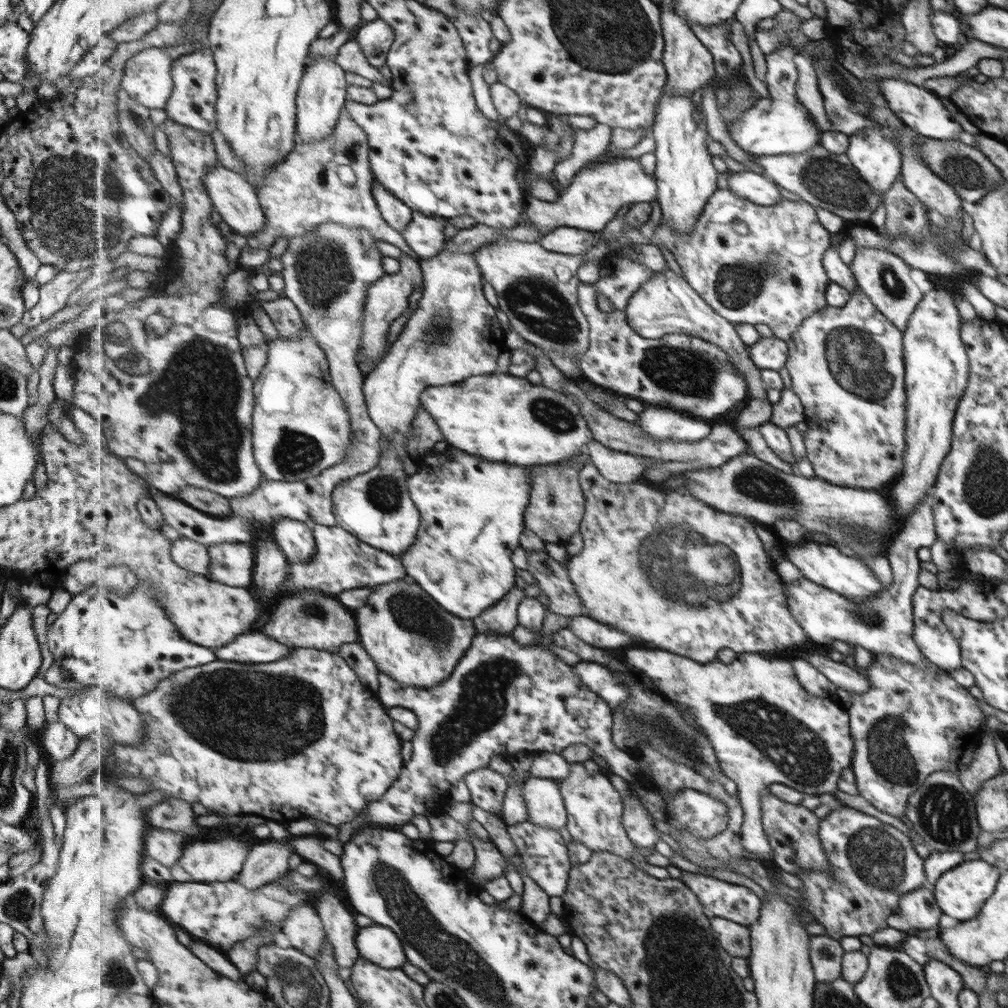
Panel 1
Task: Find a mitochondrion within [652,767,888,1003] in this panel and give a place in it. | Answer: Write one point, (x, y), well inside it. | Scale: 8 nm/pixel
(825, 953)

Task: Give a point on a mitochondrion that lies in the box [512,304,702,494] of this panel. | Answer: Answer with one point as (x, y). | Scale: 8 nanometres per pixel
(555, 417)

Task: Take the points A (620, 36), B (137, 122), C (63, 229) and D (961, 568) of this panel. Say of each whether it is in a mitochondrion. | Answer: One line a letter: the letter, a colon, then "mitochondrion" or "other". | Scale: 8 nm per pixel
A: mitochondrion
B: mitochondrion
C: mitochondrion
D: other

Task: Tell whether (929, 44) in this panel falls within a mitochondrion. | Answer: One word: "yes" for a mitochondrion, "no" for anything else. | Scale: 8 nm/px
no

